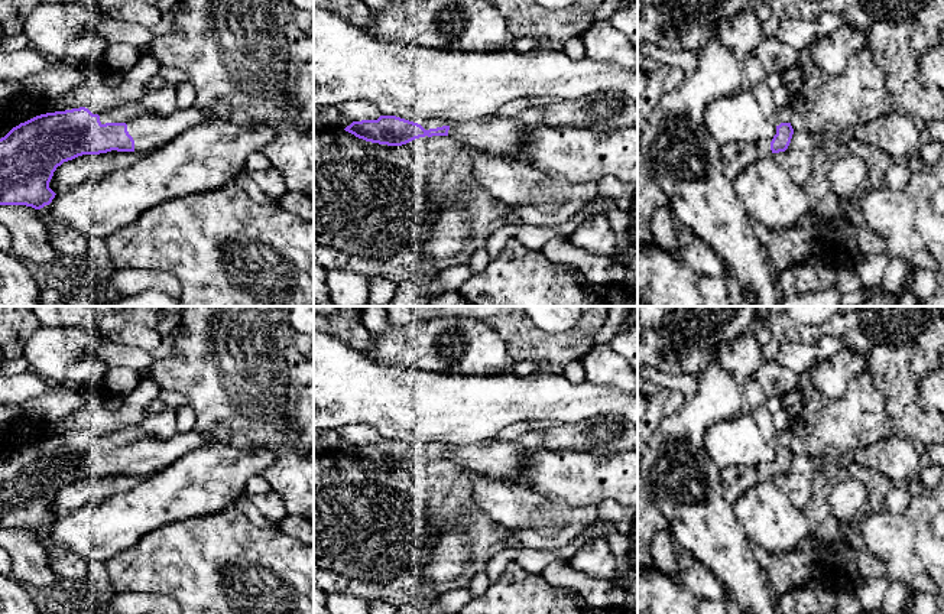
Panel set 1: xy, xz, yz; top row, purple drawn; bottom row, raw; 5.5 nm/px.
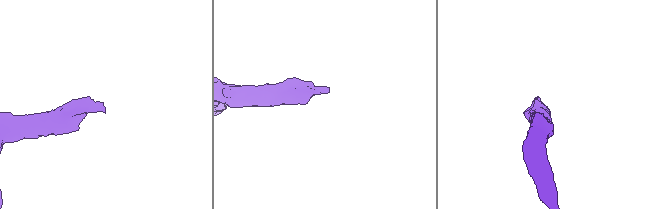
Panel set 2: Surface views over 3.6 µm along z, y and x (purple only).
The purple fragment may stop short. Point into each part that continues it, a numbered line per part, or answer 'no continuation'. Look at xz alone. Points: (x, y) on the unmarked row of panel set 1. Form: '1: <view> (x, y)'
1: xz (499, 460)

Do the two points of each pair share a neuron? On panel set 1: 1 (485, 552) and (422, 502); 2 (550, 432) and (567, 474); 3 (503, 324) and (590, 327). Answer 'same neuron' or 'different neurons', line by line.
1: same neuron
2: different neurons
3: same neuron

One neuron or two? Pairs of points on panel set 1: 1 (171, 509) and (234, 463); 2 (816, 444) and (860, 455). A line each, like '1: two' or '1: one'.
1: one
2: two

